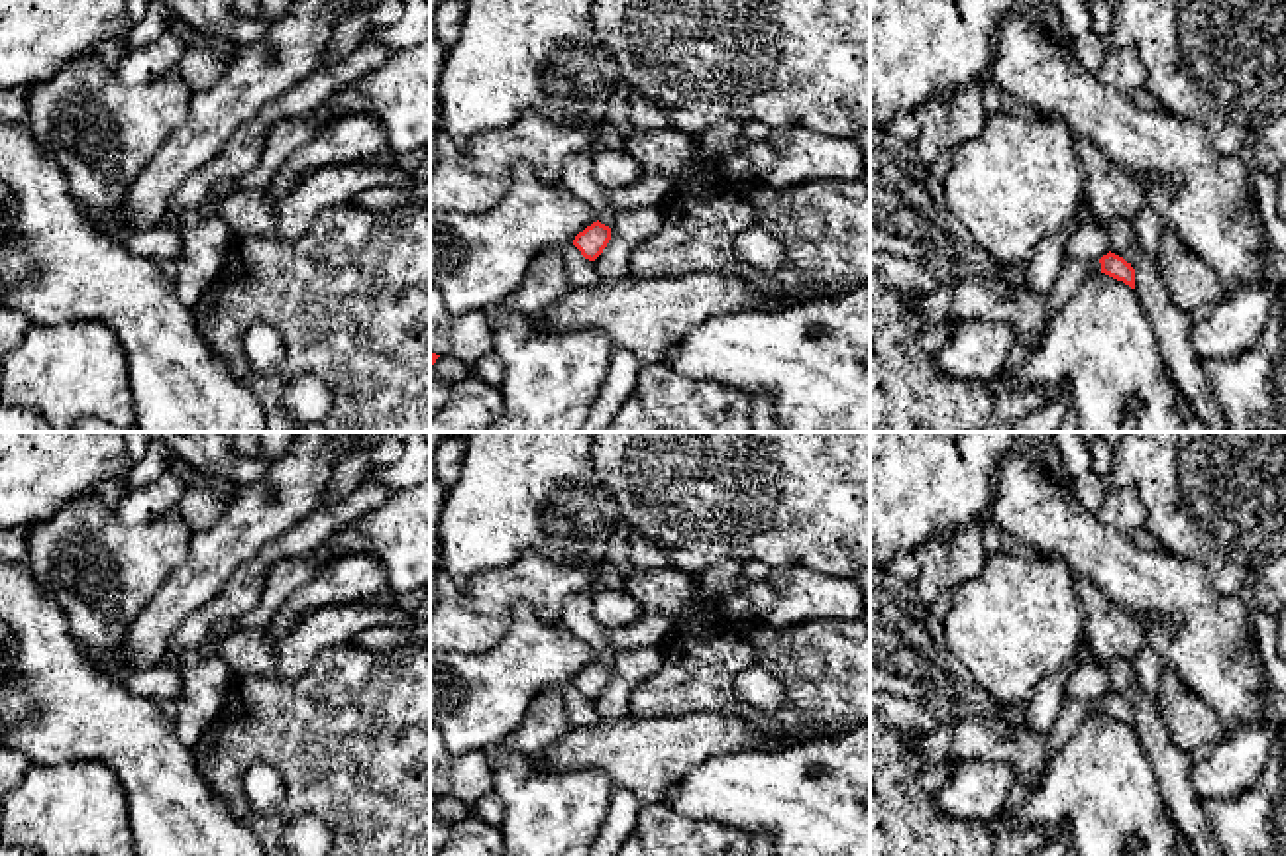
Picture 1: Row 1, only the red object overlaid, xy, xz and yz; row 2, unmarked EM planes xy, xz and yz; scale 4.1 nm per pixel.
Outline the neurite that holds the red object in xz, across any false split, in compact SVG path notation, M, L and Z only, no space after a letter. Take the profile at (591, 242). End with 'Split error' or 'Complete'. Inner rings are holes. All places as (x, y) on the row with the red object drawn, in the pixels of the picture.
M571 155L562 167L562 188L585 200L599 216L597 222L579 232L573 245L589 261L595 261L611 240L615 210L611 206L611 190L593 175L593 157Z. Split error

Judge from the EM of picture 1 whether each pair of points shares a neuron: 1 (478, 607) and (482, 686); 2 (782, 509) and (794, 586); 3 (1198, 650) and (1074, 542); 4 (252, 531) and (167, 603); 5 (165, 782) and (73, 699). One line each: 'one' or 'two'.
1: two
2: two
3: one
4: one
5: one

